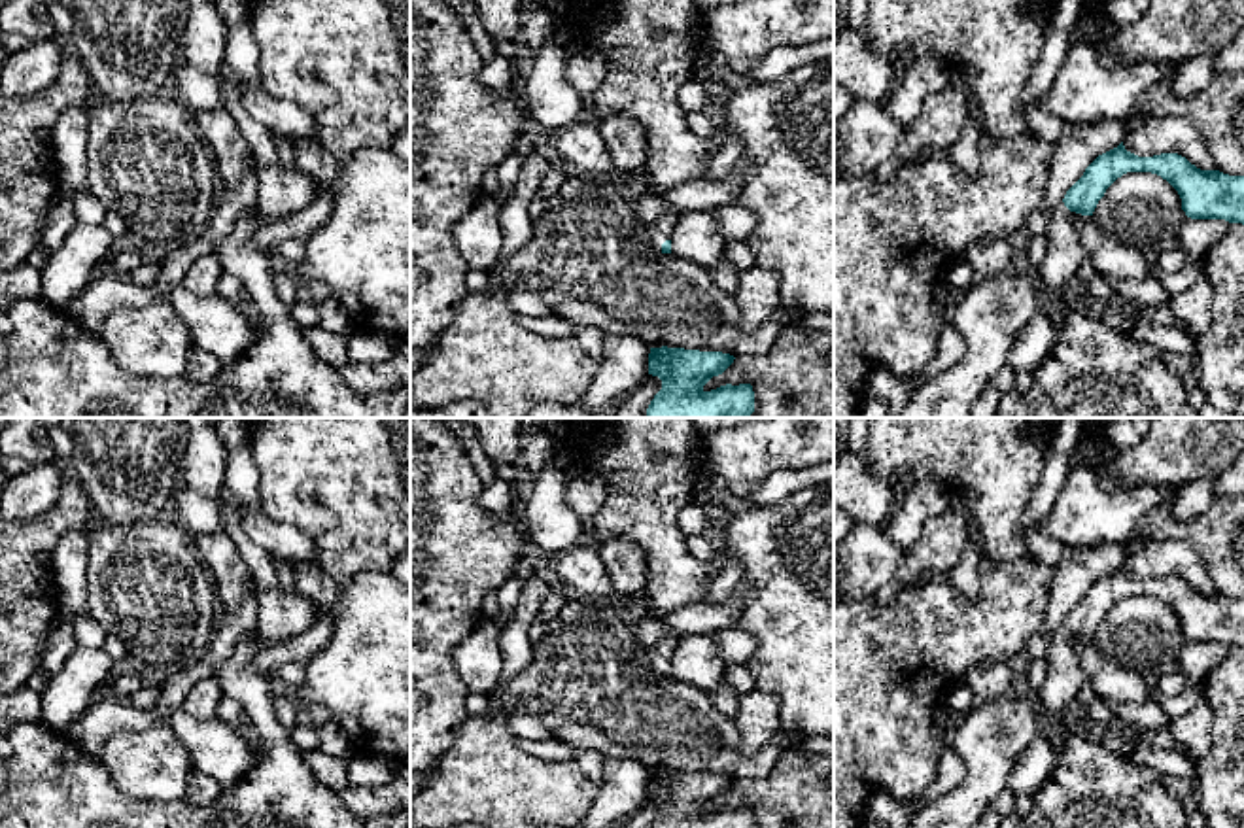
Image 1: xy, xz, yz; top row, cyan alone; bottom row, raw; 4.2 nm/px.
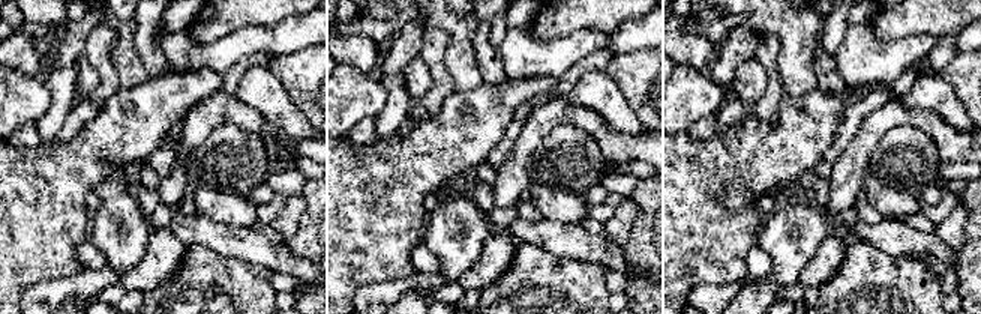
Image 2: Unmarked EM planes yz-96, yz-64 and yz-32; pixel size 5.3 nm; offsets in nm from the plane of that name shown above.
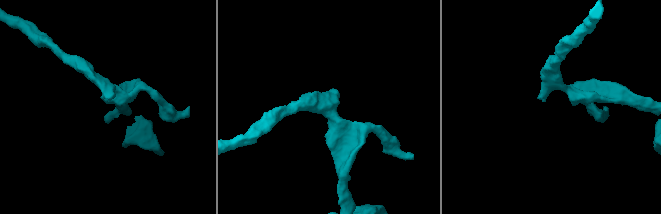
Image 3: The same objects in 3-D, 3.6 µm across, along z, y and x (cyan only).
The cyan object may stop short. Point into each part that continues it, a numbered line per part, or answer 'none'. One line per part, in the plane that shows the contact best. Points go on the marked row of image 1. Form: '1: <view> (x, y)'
1: xz (660, 229)

